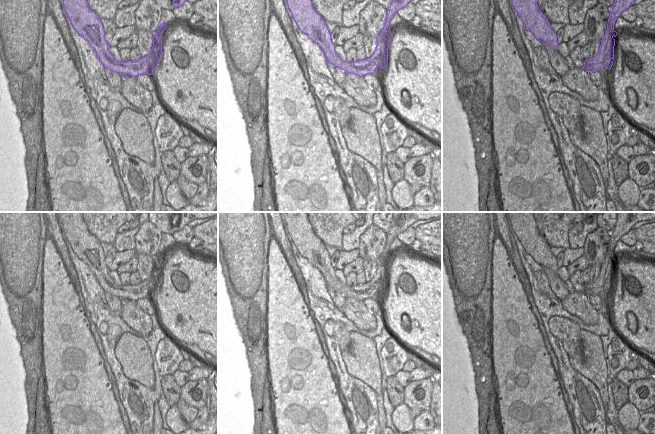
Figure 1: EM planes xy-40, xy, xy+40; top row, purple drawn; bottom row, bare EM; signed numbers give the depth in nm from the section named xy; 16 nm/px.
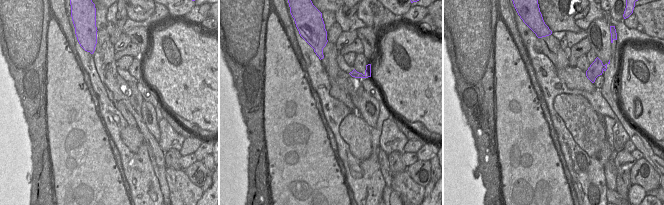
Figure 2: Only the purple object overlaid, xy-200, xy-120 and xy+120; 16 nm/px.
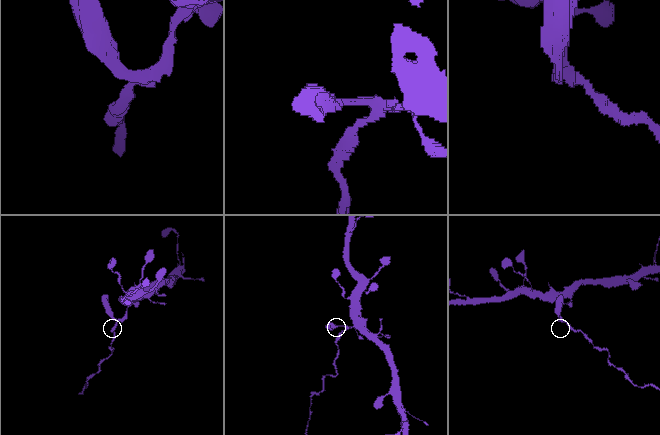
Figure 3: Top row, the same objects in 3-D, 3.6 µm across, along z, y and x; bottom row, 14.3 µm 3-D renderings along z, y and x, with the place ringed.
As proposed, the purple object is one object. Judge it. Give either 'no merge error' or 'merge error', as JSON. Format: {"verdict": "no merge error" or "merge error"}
{"verdict": "merge error"}

